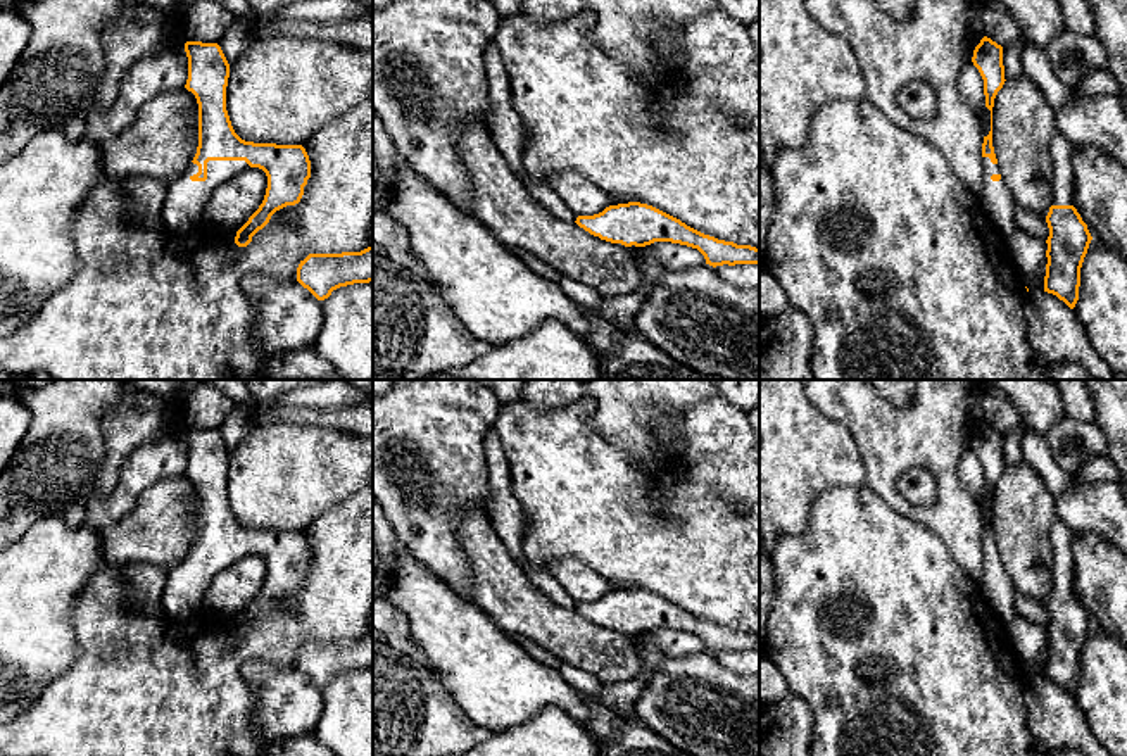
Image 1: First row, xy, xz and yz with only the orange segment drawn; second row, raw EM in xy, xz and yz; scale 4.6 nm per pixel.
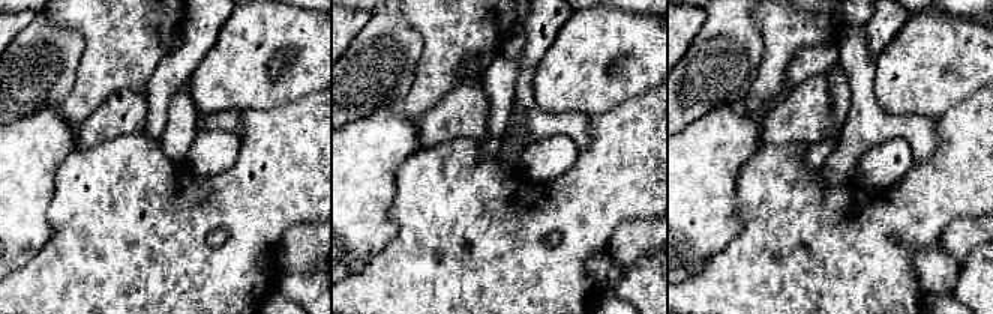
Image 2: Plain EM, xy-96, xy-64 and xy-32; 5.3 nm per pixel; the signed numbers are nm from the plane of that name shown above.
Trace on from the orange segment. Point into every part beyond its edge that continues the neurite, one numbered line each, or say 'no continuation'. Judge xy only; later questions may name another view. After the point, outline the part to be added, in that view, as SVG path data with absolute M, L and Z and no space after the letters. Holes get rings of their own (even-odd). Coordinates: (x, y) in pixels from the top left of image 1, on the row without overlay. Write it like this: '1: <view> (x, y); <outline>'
1: xy (185, 587); M209 547L207 566L192 568L190 564L198 559L198 552L192 549L178 566L171 568L166 578L162 609L173 620L195 616L204 609L204 595L214 576L247 554L250 552L245 547Z

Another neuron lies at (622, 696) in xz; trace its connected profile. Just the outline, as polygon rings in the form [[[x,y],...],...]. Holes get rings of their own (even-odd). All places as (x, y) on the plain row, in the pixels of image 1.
[[[645,633],[635,635],[635,644],[642,659],[642,675],[630,682],[620,684],[606,684],[602,692],[594,697],[602,706],[609,708],[611,711],[621,716],[633,716],[633,706],[637,697],[640,696],[642,689],[654,675],[654,671],[664,663],[668,658],[659,647],[656,647]]]

